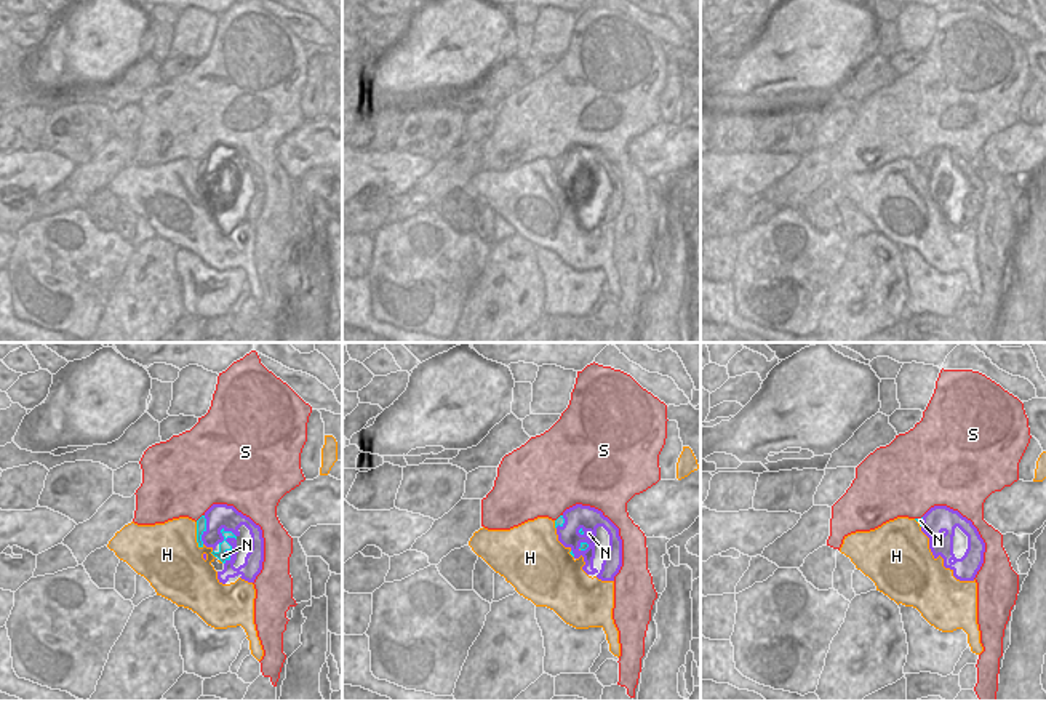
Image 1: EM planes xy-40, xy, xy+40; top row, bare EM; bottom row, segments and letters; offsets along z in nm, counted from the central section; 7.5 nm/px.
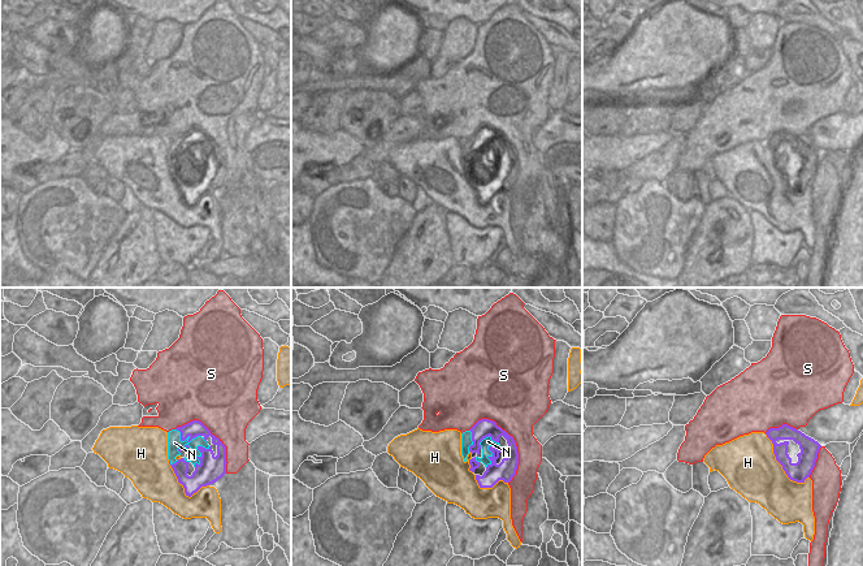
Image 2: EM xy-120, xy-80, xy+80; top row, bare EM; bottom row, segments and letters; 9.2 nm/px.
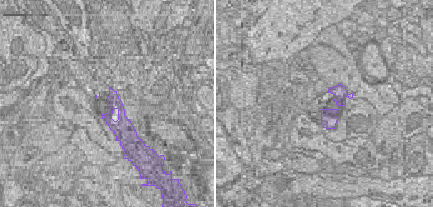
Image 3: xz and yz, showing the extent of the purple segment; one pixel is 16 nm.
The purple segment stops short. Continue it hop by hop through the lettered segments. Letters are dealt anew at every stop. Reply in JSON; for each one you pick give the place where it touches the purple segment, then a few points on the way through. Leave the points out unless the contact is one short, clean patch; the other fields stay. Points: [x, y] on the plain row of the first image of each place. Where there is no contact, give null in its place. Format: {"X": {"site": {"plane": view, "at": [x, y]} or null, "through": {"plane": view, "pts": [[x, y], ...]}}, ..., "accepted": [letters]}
{"N": {"site": {"plane": "xy-40", "at": [231, 186]}}, "accepted": ["N"]}

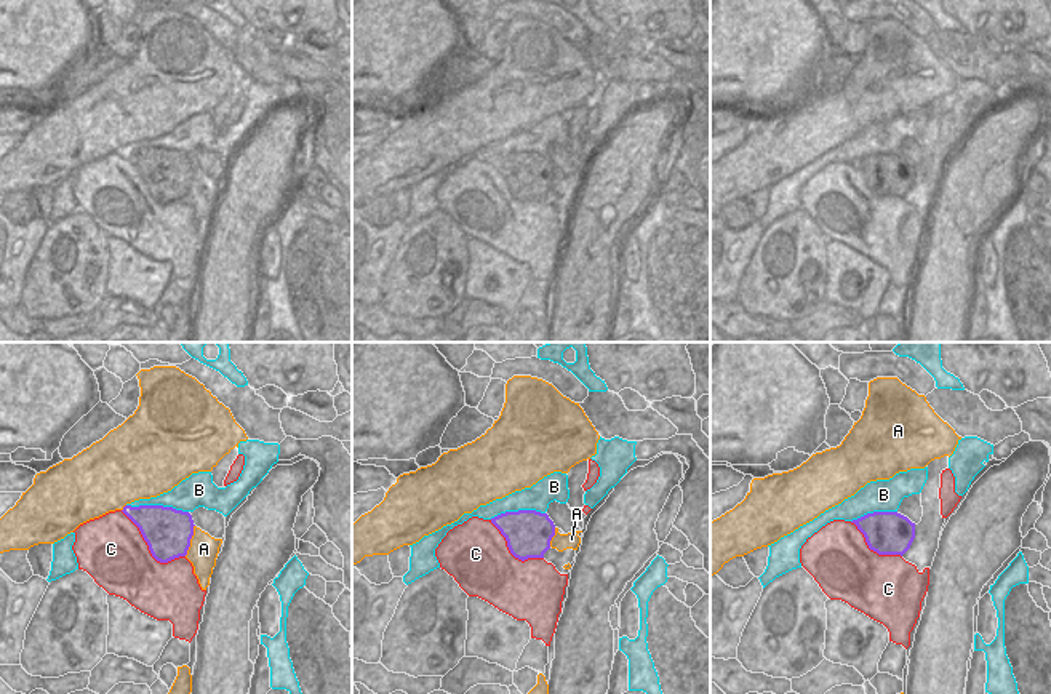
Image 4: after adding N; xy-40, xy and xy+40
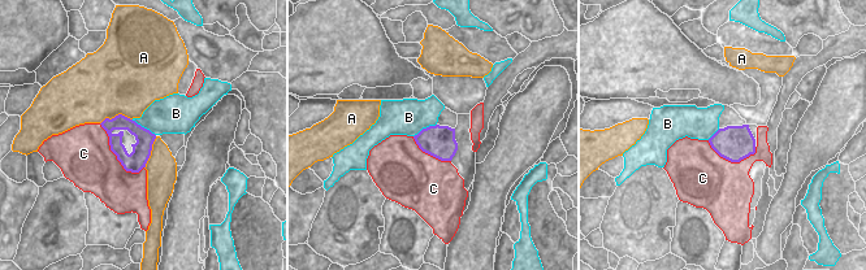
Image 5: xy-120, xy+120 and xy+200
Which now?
{"accepted": []}

